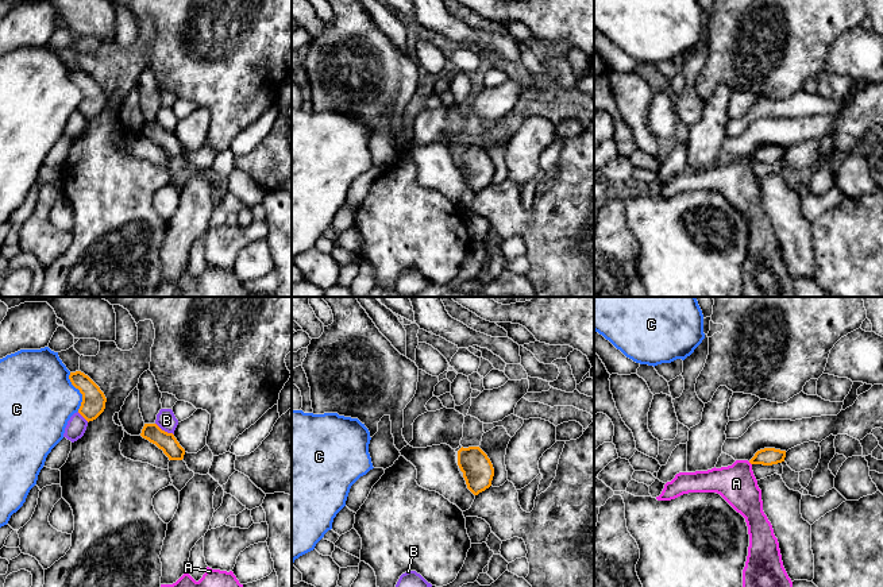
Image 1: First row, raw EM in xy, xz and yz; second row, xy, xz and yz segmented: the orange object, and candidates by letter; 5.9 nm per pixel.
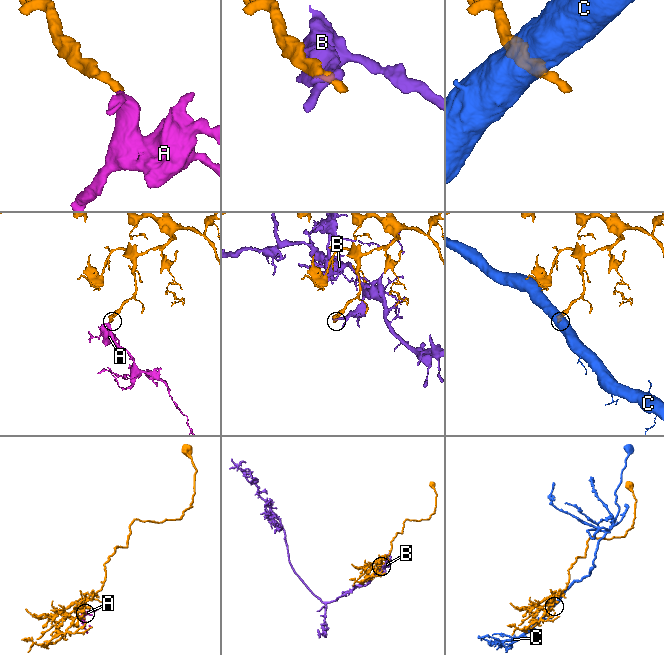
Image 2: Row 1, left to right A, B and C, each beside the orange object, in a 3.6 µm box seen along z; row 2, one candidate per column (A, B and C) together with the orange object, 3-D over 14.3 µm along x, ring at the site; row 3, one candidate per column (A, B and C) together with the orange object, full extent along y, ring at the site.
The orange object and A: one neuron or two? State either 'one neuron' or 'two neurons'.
one neuron

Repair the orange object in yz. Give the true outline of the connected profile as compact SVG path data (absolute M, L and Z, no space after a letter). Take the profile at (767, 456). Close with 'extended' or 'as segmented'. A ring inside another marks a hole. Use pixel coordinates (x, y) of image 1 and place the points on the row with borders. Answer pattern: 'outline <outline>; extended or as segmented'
outline M764 448L748 460L707 471L679 472L664 488L658 501L671 501L689 493L720 494L747 522L749 547L743 569L743 587L793 587L779 549L778 538L763 511L761 490L752 466L772 466L784 462L786 451Z; extended

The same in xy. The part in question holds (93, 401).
outline M70 372L72 385L82 394L78 413L89 422L96 420L105 409L107 398L100 387L84 372Z; as segmented

